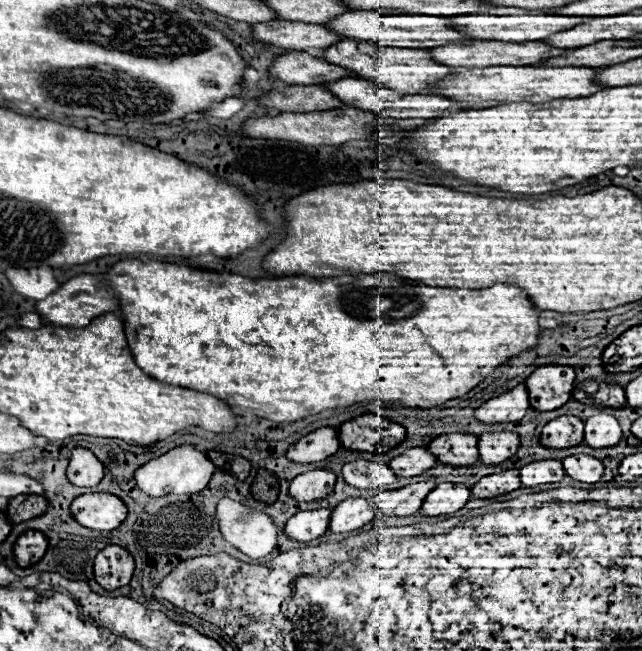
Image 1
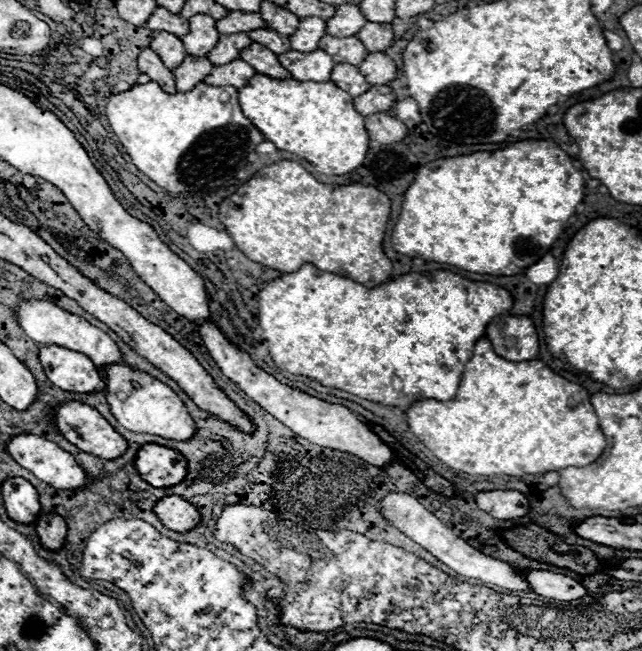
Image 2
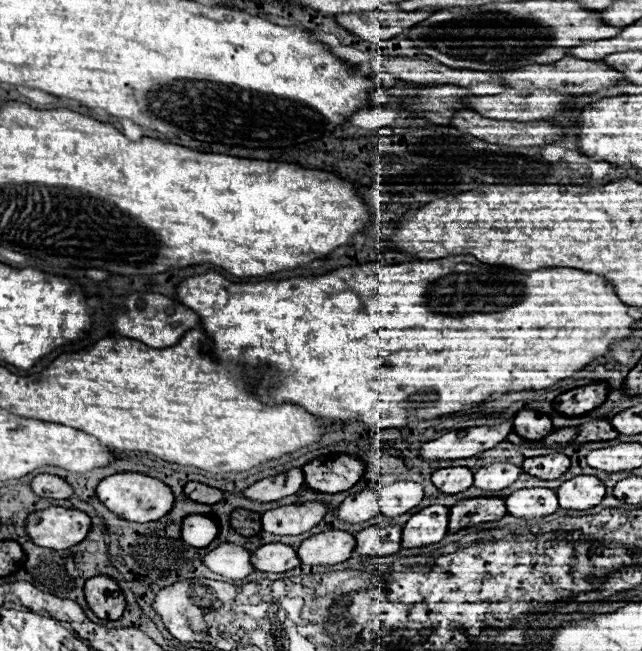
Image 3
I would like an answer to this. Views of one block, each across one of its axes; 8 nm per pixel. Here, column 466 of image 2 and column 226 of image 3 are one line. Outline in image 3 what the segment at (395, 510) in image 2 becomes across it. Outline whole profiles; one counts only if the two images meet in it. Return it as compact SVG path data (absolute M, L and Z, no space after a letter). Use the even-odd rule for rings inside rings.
M220 544L218 548L210 550L202 562L212 572L232 580L242 580L254 572L250 566L250 552L236 544Z

